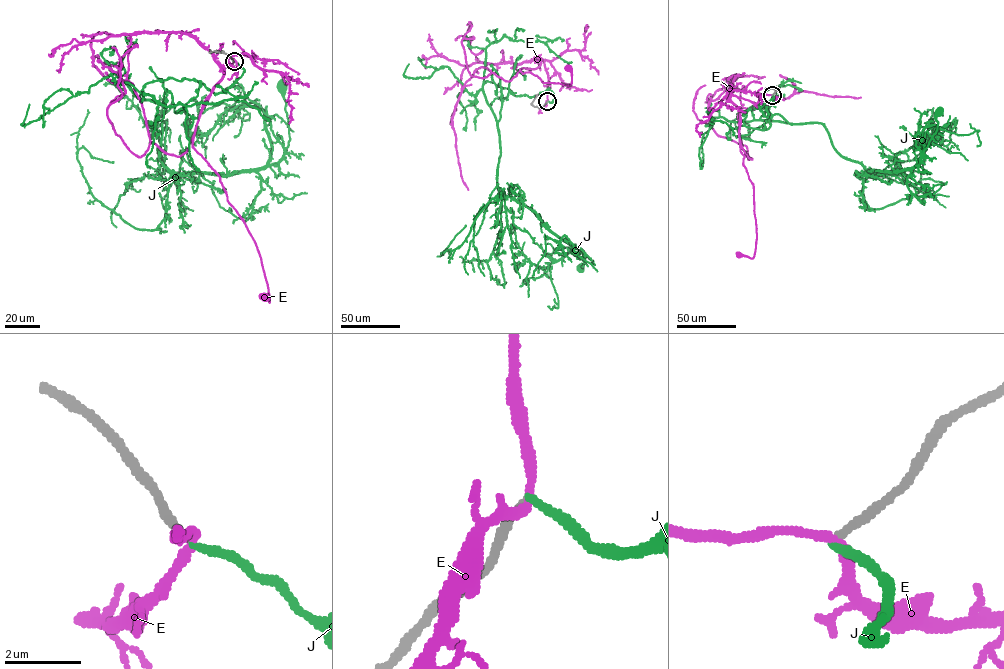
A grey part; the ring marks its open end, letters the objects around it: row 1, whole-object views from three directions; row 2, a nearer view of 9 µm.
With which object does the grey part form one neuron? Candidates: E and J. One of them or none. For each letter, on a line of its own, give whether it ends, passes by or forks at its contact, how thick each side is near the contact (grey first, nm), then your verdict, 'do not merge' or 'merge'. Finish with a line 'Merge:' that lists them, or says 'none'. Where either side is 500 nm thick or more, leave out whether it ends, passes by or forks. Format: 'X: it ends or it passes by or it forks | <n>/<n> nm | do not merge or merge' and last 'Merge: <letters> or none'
E: it passes by | 240/240 nm | do not merge
J: it ends | 200/190 nm | merge
Merge: J

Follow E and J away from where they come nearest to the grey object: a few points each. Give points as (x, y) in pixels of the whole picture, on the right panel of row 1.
E: (772, 95), (754, 103), (730, 98), (740, 112), (756, 227), (754, 256), (740, 255)
J: (772, 95), (755, 119), (821, 123), (868, 172), (919, 163), (940, 112)

